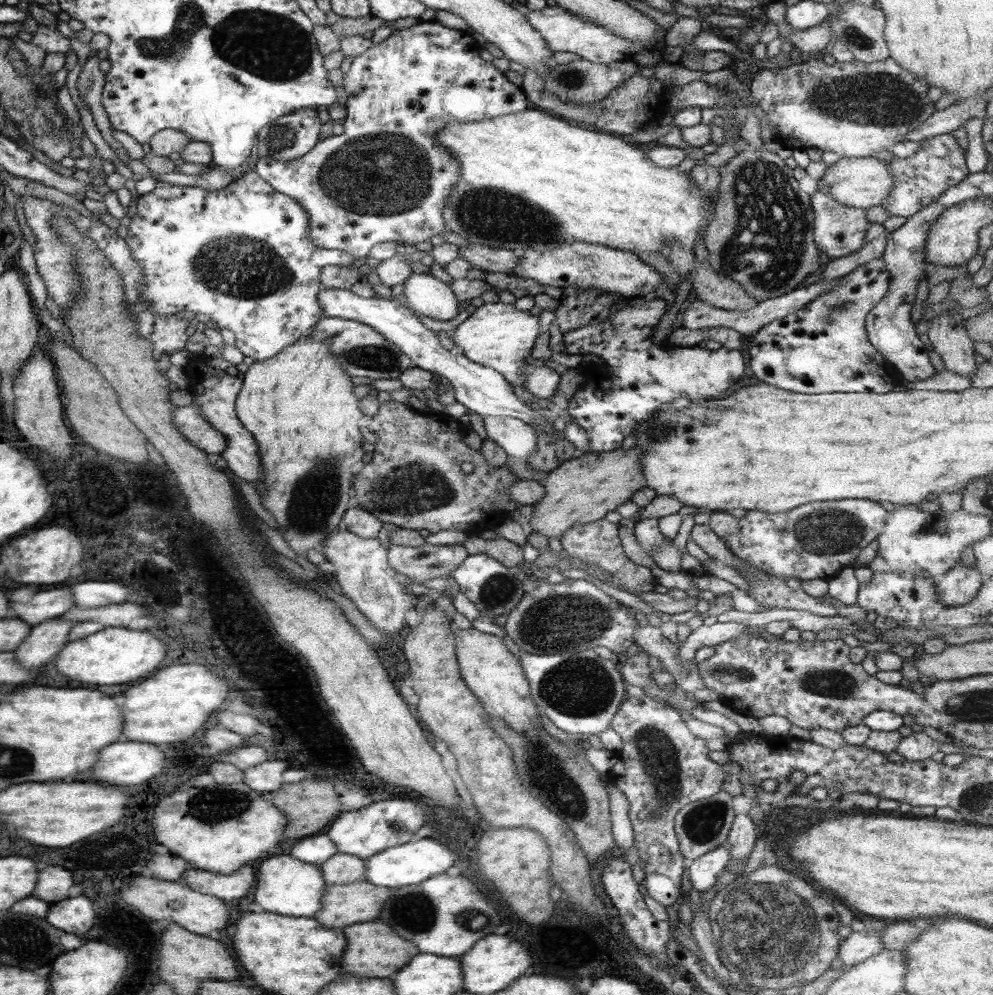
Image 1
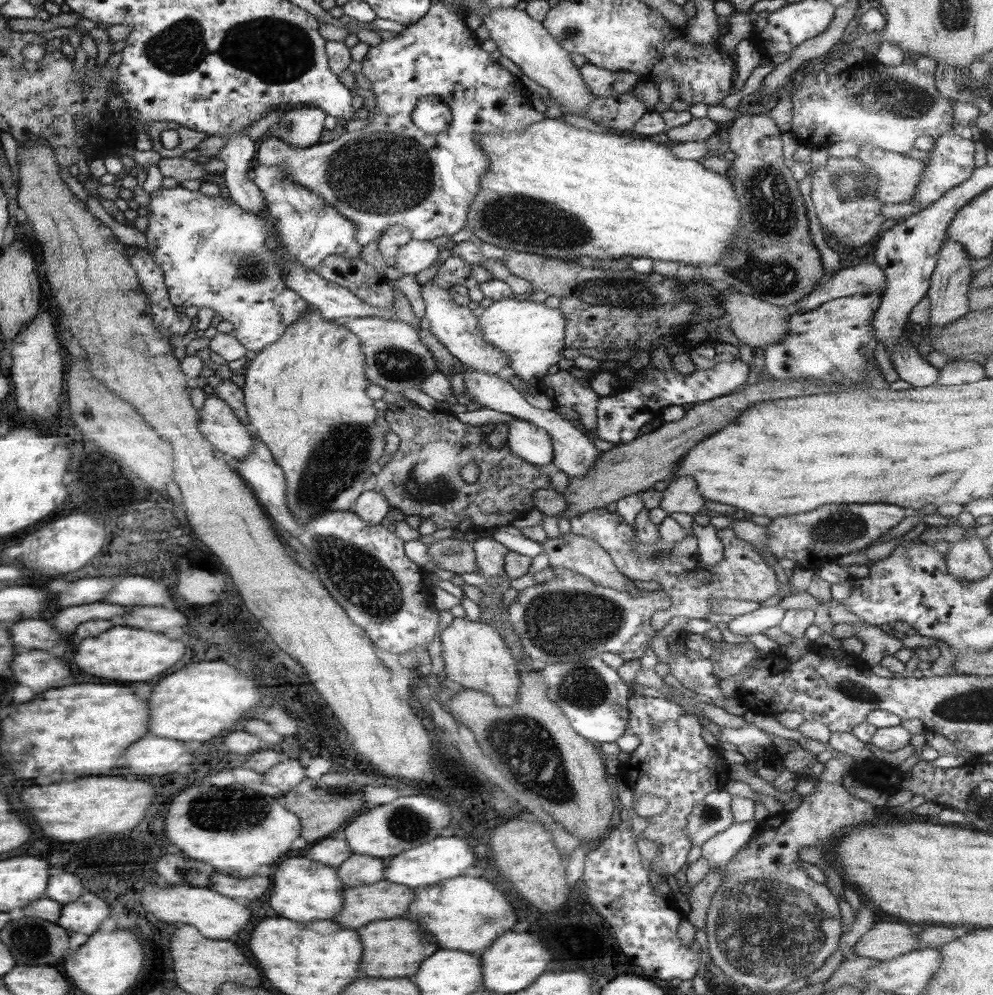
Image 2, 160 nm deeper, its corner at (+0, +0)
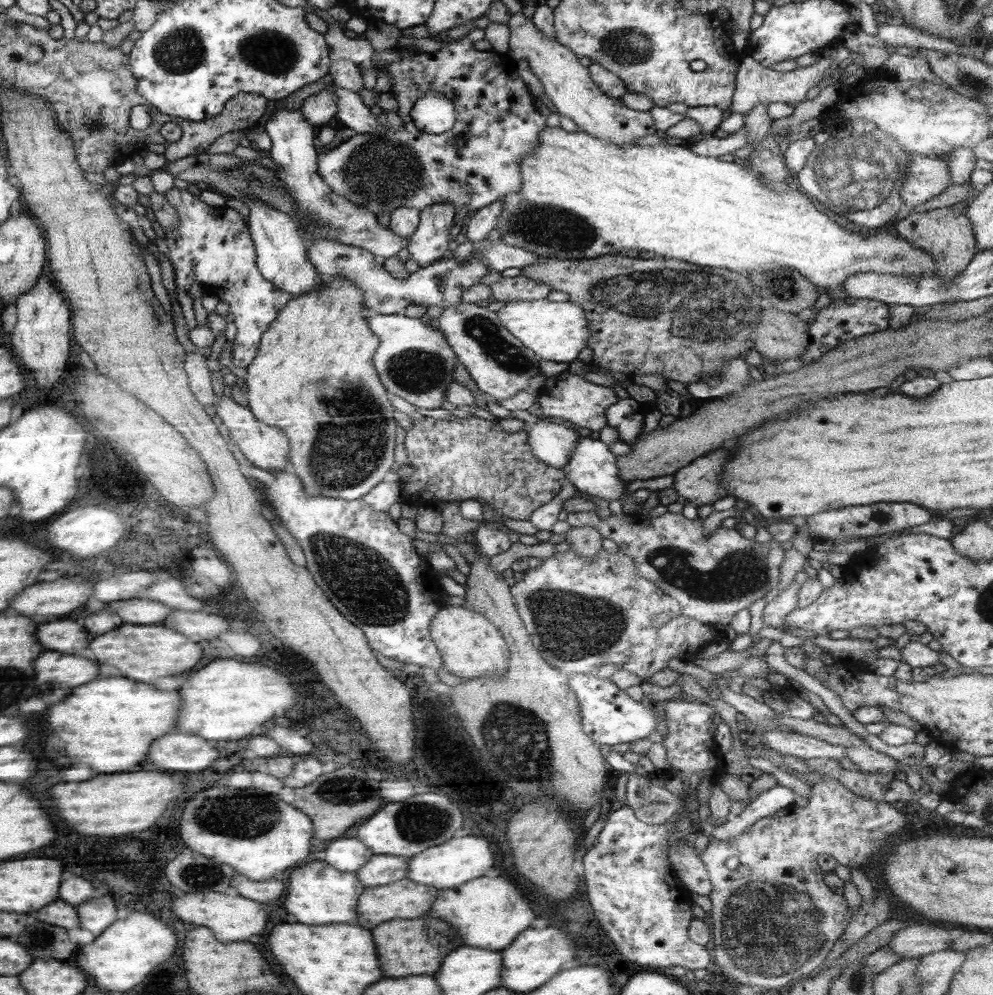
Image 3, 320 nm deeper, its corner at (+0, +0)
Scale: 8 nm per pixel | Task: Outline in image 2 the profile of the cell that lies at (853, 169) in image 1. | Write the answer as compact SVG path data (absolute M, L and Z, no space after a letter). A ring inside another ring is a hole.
M880 147L863 148L856 157L859 158L859 161L863 162L863 165L870 167L871 173L874 173L875 179L877 180L877 190L871 195L876 195L884 204L910 203L916 194L917 184L921 181L922 173L927 165L920 159L914 159L895 152L884 151Z

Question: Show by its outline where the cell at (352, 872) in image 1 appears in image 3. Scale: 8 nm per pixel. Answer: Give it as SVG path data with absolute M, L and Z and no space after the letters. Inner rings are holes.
M373 854L357 877L366 887L386 886L407 878L408 859L387 854Z

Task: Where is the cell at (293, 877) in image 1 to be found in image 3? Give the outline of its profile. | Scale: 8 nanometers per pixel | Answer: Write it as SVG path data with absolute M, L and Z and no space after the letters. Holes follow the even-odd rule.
M316 857L314 862L305 863L298 870L288 872L290 880L284 878L288 892L284 894L284 908L288 914L294 914L298 922L308 926L322 926L322 924L352 924L356 914L356 903L359 895L365 889L365 884L360 882L356 873L342 872L334 866L324 862L321 857Z

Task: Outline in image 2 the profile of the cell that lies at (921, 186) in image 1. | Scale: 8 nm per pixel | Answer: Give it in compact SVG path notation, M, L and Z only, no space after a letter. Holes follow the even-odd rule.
M959 131L945 132L940 138L937 138L933 144L934 151L933 149L930 151L930 159L926 163L927 165L922 173L921 181L917 184L916 194L910 203L916 203L920 208L924 208L934 204L948 190L966 182L977 167L975 162L976 144L972 138L963 138Z

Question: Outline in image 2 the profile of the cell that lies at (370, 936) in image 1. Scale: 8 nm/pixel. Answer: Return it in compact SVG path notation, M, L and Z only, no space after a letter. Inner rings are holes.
M406 918L372 921L372 924L366 924L358 932L360 932L362 944L364 944L362 970L366 976L372 976L372 978L414 976L420 970L420 964L440 948L430 934L426 934L422 928L414 926L414 922L410 922Z

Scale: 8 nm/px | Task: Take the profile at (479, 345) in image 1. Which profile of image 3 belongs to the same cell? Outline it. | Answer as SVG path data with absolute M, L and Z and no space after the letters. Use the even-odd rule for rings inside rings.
M547 299L534 301L512 301L496 312L500 322L513 335L530 348L538 360L572 362L586 348L591 336L588 318L584 310L572 302L549 302Z

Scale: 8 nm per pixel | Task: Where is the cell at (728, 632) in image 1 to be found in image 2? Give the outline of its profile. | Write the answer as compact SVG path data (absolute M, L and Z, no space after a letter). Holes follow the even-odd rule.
M780 605L761 606L759 609L736 617L732 623L727 624L727 628L734 634L744 636L760 634L768 630L768 628L776 628L776 626L779 626L786 611Z

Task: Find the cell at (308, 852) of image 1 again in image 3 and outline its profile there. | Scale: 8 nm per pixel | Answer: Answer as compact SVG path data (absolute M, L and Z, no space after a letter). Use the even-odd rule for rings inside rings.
M342 837L330 841L320 857L342 872L356 873L372 855L373 852L358 837Z

